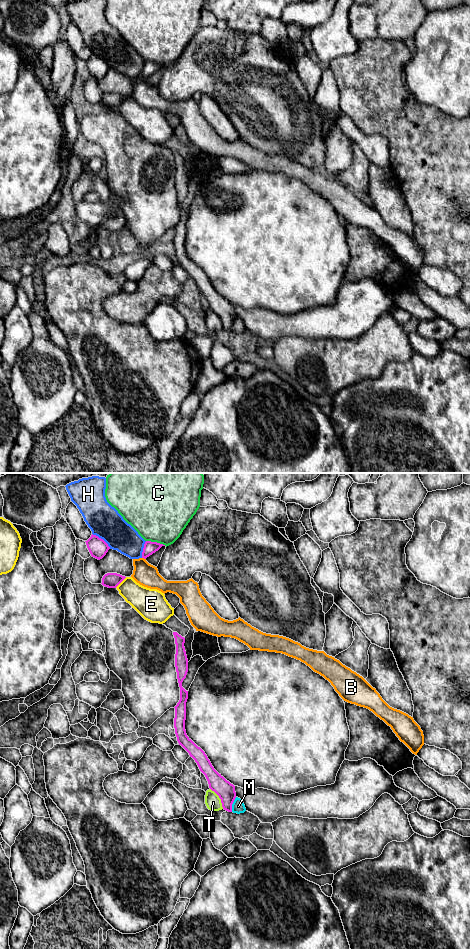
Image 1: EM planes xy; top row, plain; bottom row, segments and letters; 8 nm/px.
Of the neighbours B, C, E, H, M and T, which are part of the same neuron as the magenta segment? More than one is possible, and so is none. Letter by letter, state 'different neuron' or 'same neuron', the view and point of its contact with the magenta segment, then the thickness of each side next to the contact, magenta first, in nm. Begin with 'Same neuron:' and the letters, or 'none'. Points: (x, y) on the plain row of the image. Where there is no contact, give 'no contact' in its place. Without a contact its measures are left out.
Same neuron: none
B: different neuron; meets magenta in xy at (144, 78); 100 nm thick on the magenta side, 190 nm on the other
C: different neuron; meets magenta in xy at (156, 62); 100 nm thick on the magenta side, 480 nm on the other
E: different neuron; meets magenta in xy at (120, 102); 130 nm thick on the magenta side, 220 nm on the other
H: different neuron; meets magenta in xy at (102, 59); 150 nm thick on the magenta side, 260 nm on the other
M: different neuron; meets magenta in xy at (232, 323); 150 nm thick on the magenta side, 100 nm on the other
T: different neuron; meets magenta in xy at (219, 317); 150 nm thick on the magenta side, 120 nm on the other

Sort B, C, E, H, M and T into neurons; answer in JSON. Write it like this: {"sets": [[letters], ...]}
{"sets": [["B"], ["C"], ["E"], ["H"], ["M"], ["T"]]}

